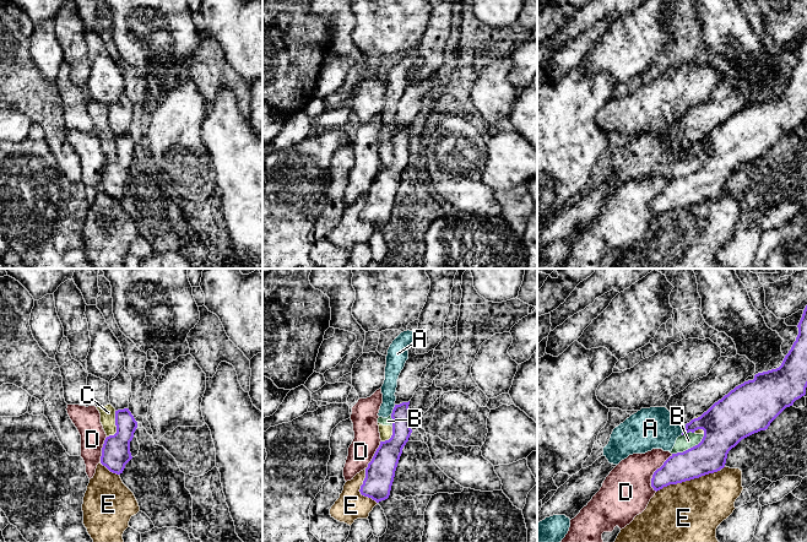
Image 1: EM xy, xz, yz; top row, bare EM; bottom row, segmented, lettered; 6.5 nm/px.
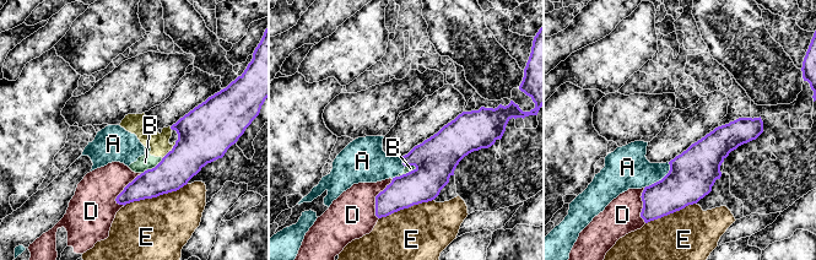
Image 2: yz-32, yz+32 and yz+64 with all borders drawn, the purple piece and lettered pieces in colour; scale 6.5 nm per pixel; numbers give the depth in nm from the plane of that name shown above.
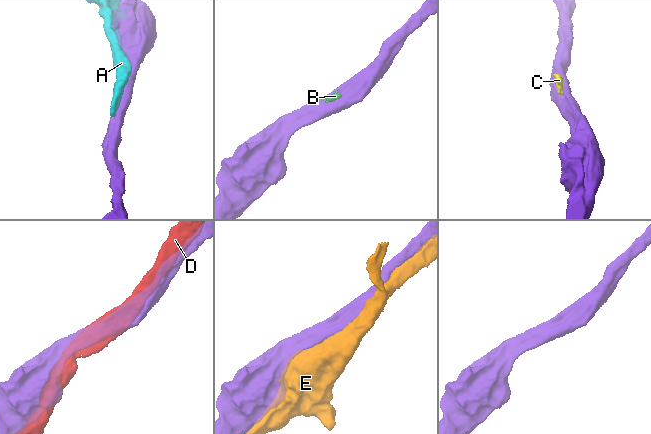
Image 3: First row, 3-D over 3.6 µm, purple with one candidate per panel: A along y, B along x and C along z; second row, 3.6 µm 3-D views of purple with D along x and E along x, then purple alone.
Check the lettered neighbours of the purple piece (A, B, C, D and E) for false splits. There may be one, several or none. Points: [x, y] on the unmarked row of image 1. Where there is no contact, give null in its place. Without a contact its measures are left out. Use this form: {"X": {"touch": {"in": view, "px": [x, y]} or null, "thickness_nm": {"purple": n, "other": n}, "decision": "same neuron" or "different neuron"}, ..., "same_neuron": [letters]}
{"A": {"touch": {"in": "xz", "px": [393, 135]}, "thickness_nm": {"purple": 130, "other": 100}, "decision": "different neuron"}, "B": {"touch": {"in": "yz", "px": [691, 173]}, "thickness_nm": {"purple": 260, "other": 100}, "decision": "different neuron"}, "C": {"touch": {"in": "xy", "px": [115, 150]}, "thickness_nm": {"purple": 190, "other": 100}, "decision": "different neuron"}, "D": {"touch": {"in": "yz", "px": [654, 198]}, "thickness_nm": {"purple": 190, "other": 320}, "decision": "different neuron"}, "E": {"touch": {"in": "yz", "px": [687, 205]}, "thickness_nm": {"purple": 220, "other": 460}, "decision": "different neuron"}, "same_neuron": []}

